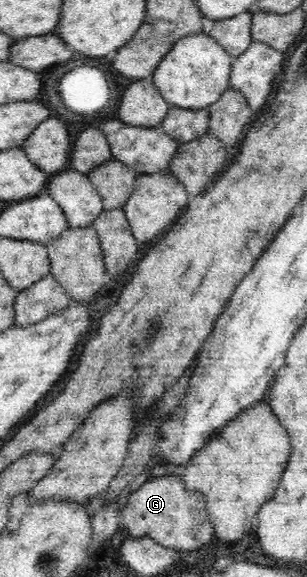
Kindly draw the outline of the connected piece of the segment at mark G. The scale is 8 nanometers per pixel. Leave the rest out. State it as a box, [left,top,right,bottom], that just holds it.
[120,472,216,552]

